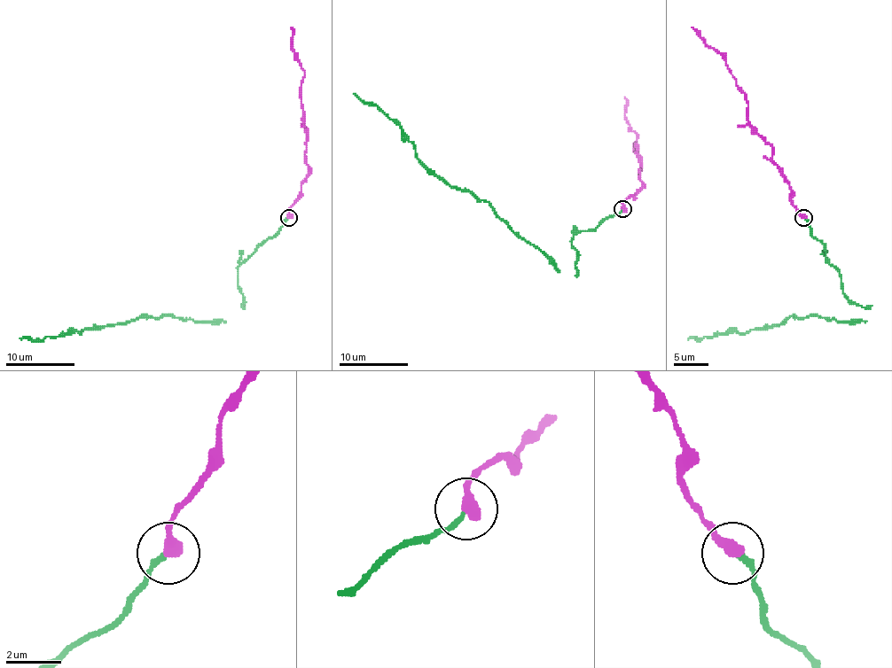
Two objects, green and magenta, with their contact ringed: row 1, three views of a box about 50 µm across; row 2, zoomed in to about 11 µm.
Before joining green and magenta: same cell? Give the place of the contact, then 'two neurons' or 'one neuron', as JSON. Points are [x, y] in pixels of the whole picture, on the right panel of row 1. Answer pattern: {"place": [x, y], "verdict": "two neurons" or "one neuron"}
{"place": [803, 217], "verdict": "one neuron"}

